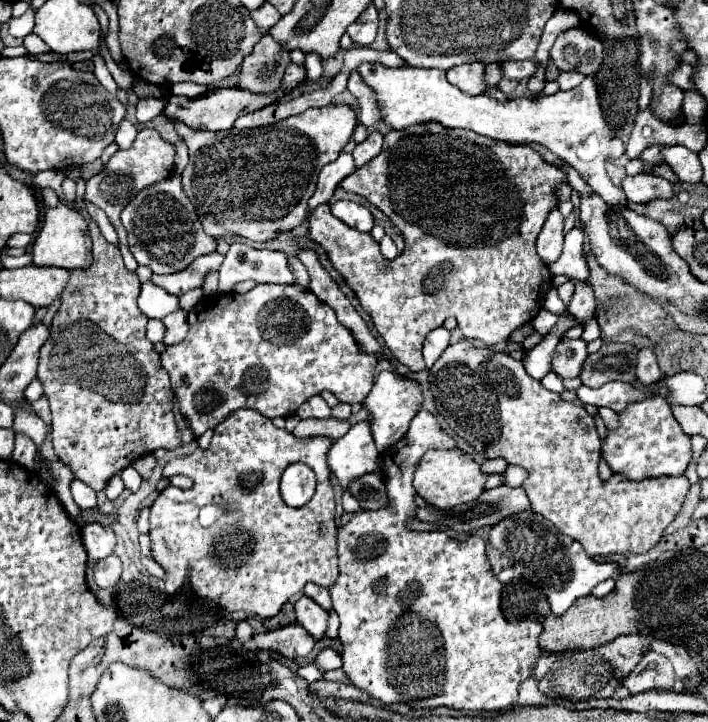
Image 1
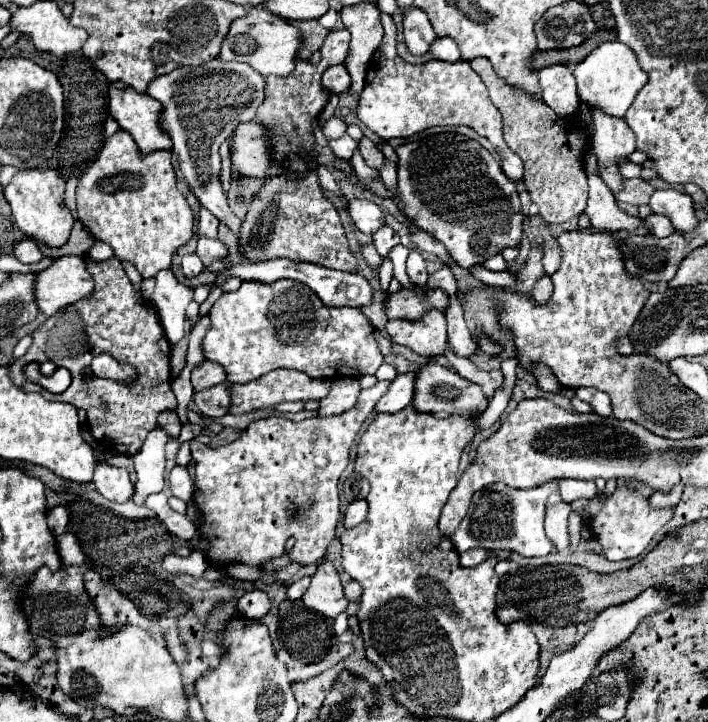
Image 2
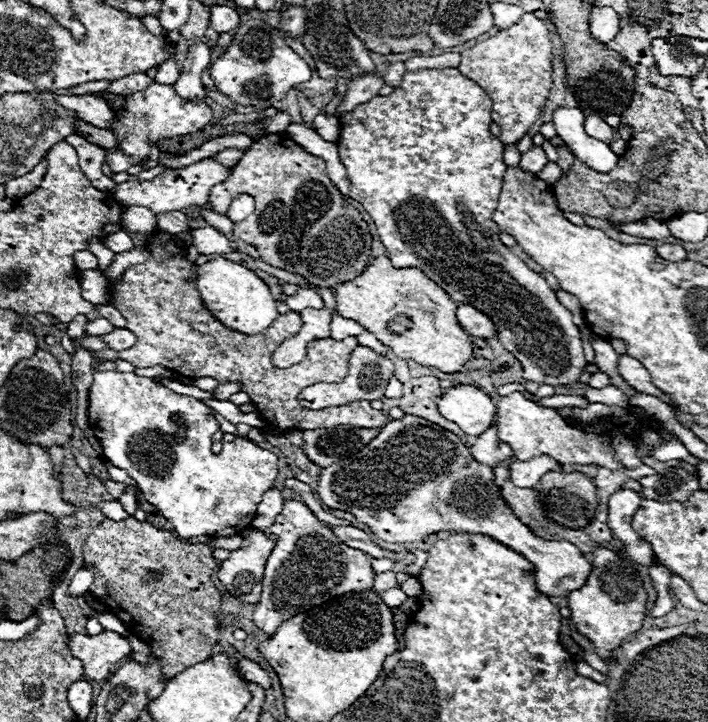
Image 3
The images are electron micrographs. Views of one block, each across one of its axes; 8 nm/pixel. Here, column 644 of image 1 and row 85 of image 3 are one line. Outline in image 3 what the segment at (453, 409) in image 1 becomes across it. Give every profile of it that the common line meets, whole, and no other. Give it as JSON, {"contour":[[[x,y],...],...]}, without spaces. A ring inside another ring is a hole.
{"contour":[[[526,12],[518,24],[468,48],[460,56],[460,74],[482,86],[494,102],[492,120],[502,128],[500,140],[516,144],[540,118],[546,96],[552,88],[550,30],[542,20]]]}

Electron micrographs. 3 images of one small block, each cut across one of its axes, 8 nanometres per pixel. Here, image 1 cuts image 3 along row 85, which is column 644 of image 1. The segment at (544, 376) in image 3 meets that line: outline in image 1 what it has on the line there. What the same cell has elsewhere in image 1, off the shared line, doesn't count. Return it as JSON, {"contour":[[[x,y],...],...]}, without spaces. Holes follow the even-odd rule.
{"contour":[[[662,398],[644,400],[642,404],[630,404],[626,412],[620,412],[622,426],[608,434],[602,444],[602,456],[612,472],[626,474],[630,480],[642,480],[650,476],[678,476],[684,474],[690,462],[690,436],[686,436],[672,416],[672,408]]]}

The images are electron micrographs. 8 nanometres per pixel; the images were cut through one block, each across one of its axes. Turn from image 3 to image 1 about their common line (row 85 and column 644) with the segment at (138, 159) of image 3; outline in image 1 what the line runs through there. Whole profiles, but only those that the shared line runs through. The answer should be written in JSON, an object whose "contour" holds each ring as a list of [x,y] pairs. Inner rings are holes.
{"contour":[[[648,146],[644,152],[642,152],[642,160],[644,160],[644,164],[646,164],[646,170],[650,170],[654,164],[660,164],[660,162],[664,162],[662,160],[662,156],[660,156],[660,148],[662,146]]]}

